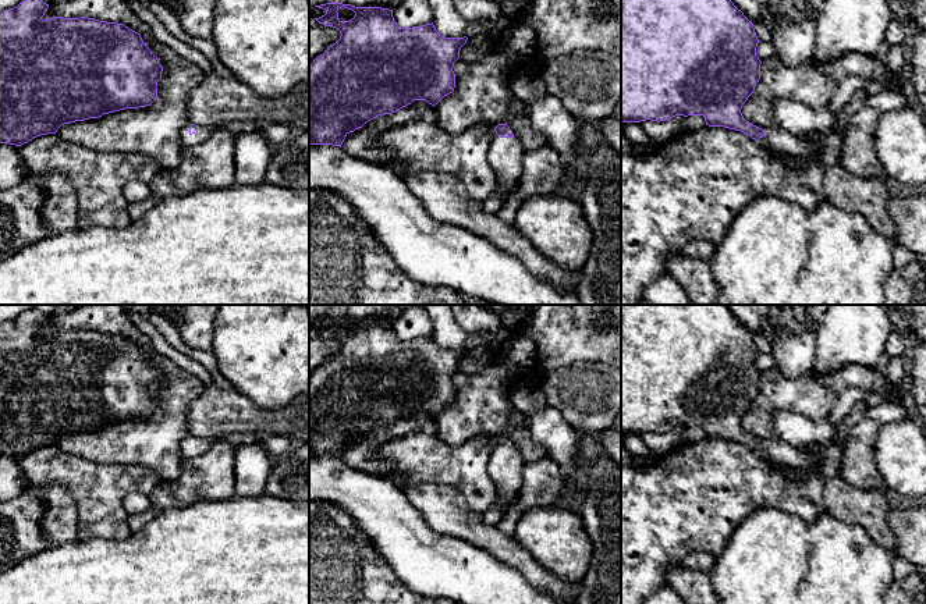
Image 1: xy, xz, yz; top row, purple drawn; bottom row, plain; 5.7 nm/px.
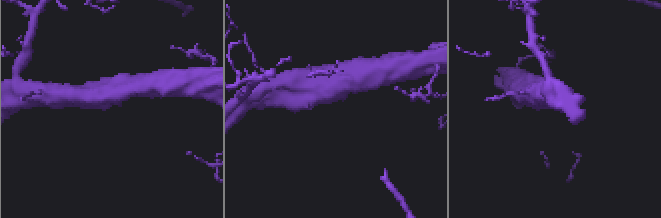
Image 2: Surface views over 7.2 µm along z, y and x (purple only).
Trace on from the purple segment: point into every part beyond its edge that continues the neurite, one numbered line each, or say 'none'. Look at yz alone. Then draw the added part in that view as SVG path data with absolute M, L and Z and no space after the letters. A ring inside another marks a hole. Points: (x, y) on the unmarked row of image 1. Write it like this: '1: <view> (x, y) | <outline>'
1: yz (777, 450) | M783 438L763 440L764 448L759 452L764 458L796 469L809 469L813 465L822 465L824 461L824 452L820 451L817 455L810 455L808 452L799 451L796 447L791 445Z

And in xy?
1: xy (203, 444) | M188 434L180 444L180 451L182 459L198 456L203 452L206 452L212 444L220 438L206 438L206 437L198 437L196 445L189 445L191 434Z

